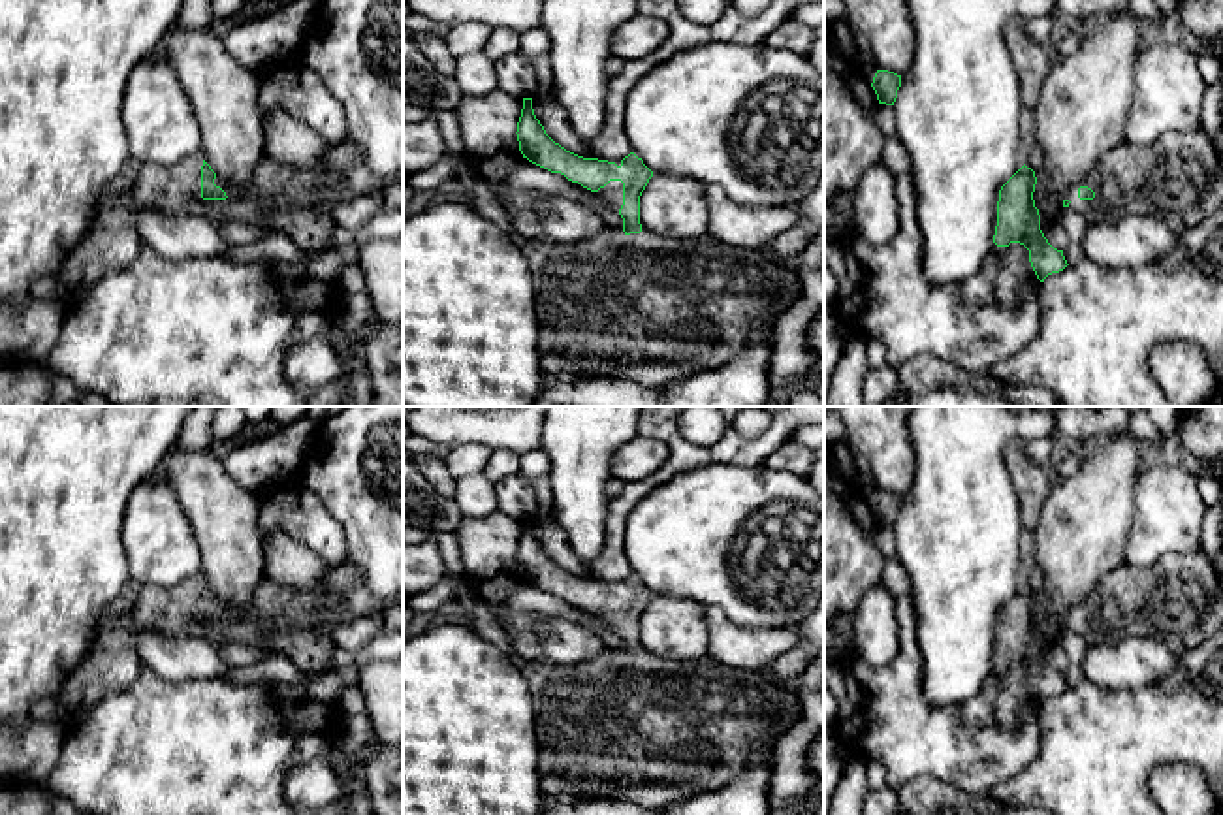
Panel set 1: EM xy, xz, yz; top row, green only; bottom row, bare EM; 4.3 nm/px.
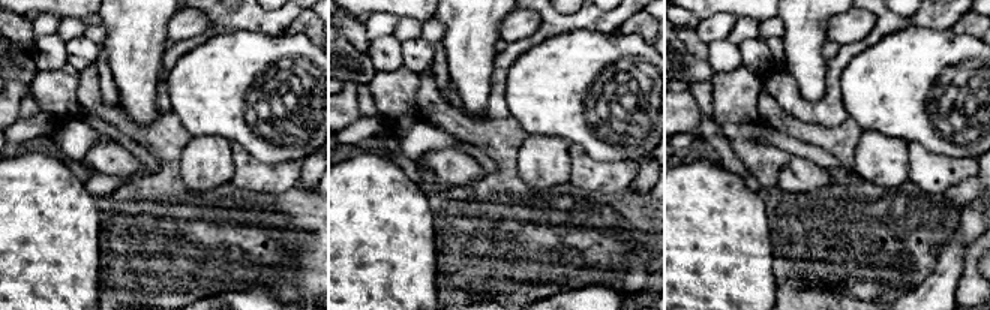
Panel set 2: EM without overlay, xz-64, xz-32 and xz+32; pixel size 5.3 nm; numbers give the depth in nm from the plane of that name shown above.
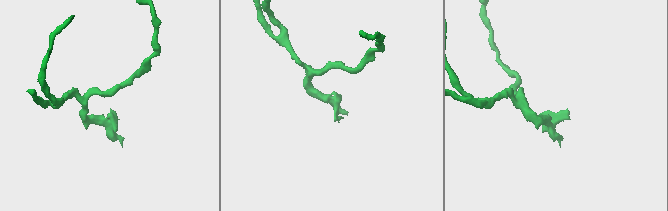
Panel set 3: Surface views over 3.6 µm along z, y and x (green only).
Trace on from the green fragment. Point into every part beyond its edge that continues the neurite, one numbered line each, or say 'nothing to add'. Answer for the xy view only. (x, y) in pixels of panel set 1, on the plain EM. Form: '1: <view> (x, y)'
1: xy (113, 665)

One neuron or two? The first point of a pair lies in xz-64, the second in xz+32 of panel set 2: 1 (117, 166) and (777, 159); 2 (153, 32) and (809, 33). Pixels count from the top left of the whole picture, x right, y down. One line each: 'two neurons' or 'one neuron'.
1: two neurons
2: one neuron

